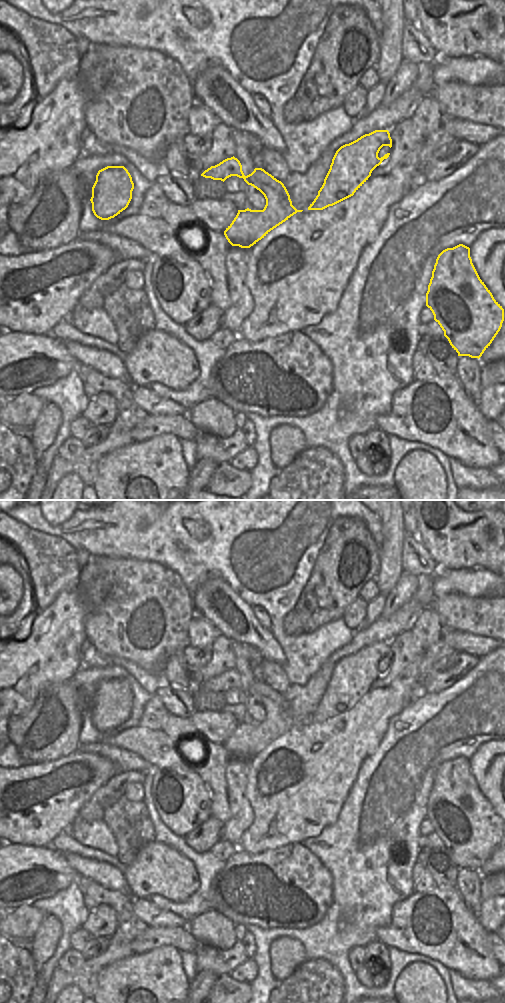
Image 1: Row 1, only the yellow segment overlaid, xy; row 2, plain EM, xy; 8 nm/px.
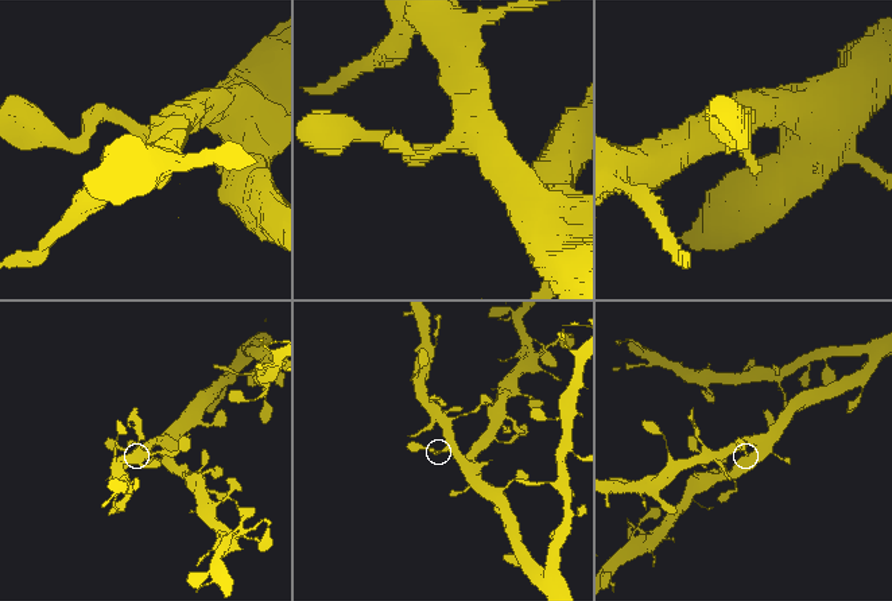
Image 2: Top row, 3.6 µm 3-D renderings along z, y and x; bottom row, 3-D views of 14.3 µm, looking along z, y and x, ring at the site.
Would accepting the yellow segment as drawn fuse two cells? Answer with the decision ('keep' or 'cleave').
keep

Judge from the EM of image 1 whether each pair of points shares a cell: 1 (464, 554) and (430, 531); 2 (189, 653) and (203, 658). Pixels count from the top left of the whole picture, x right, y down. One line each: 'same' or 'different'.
1: same
2: same

